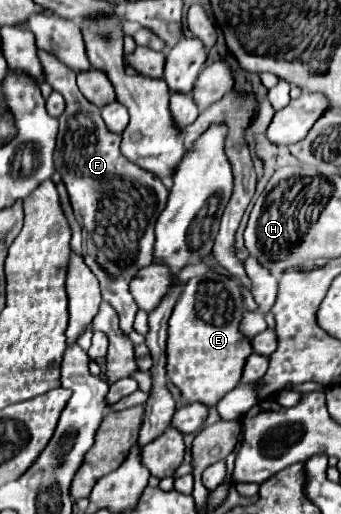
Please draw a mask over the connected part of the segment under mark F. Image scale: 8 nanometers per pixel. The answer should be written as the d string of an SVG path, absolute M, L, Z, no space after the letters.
M42 50L40 60L46 82L66 100L66 110L60 116L54 166L68 190L74 216L82 224L84 260L100 282L102 300L118 312L120 328L128 336L138 310L128 292L128 282L138 268L154 260L154 224L166 208L168 190L158 176L138 168L120 152L120 134L112 134L100 118L100 108L82 96L76 86L76 72Z

